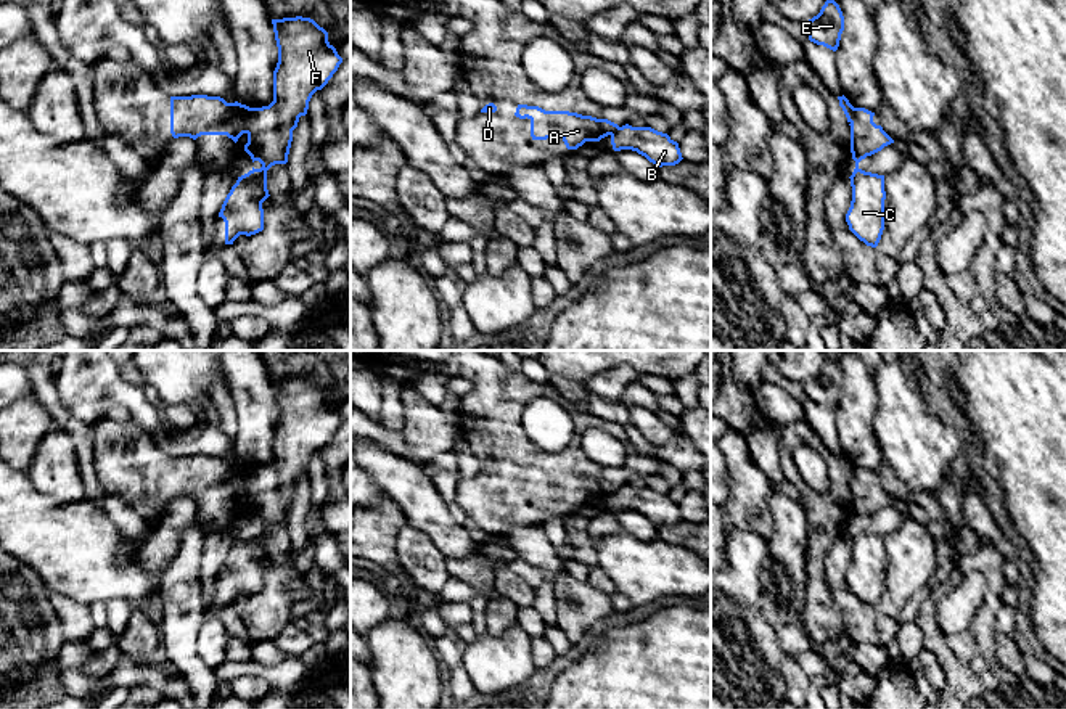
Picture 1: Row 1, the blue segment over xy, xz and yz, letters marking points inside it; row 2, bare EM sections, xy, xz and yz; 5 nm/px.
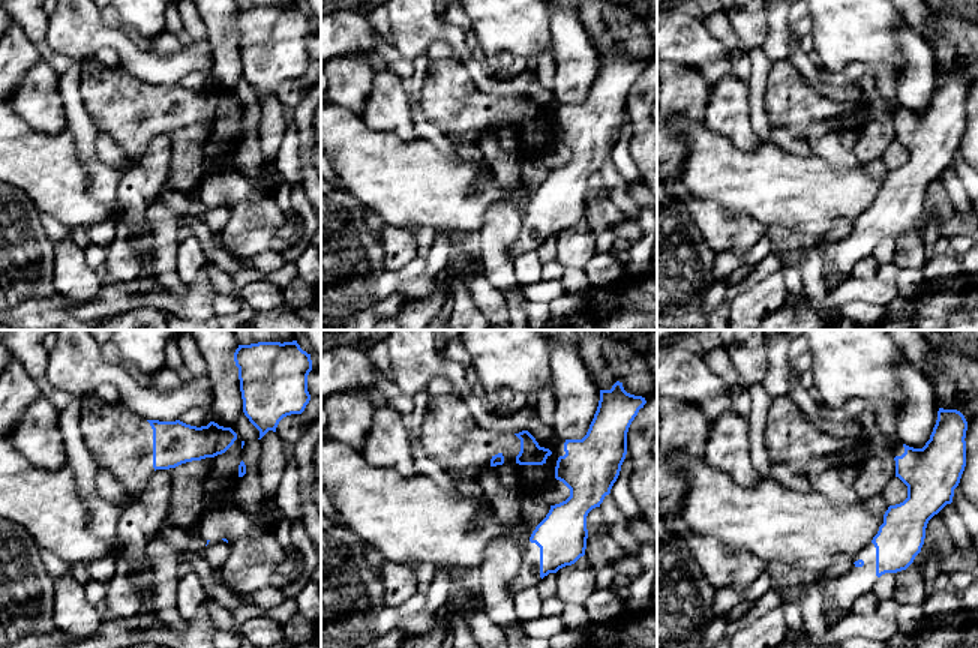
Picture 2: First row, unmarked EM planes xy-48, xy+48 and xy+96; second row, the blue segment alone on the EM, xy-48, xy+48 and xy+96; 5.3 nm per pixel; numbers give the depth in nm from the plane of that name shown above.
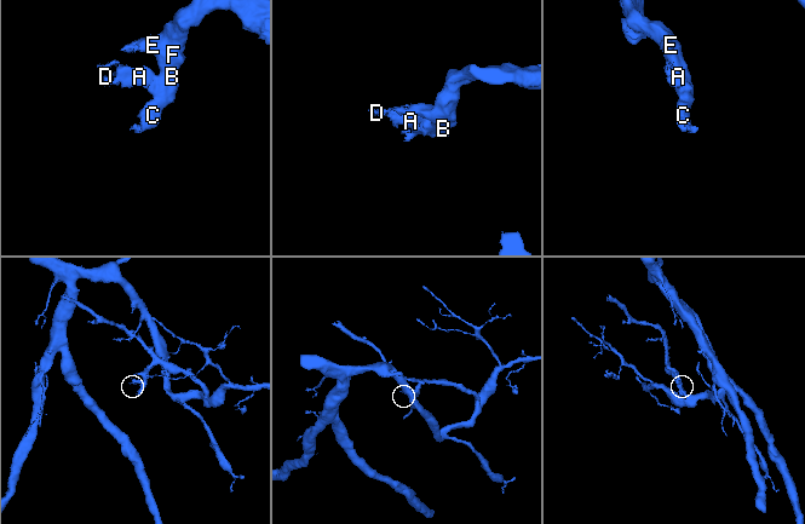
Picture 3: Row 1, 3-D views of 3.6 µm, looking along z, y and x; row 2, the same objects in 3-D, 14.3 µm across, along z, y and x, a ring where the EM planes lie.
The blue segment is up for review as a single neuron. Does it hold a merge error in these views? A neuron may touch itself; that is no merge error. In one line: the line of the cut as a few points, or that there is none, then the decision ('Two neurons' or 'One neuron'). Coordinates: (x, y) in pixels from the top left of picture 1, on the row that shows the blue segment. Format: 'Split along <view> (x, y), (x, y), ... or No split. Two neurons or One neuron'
Split along xy (254, 108), (251, 124), (245, 132). Two neurons

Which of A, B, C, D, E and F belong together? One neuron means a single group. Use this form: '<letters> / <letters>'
A D / B C E F

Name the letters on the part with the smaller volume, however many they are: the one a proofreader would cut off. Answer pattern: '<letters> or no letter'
A, D

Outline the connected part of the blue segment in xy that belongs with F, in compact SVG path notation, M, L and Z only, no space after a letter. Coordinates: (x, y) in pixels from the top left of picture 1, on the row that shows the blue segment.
M310 18L272 19L278 47L278 63L273 71L273 101L269 106L252 109L252 122L248 127L244 151L252 162L259 161L260 169L251 169L238 177L227 195L219 217L225 222L225 244L233 244L240 235L256 235L264 230L262 203L270 196L267 190L267 170L275 164L286 164L293 141L293 130L299 117L307 114L309 101L317 90L322 90L338 71L342 58L328 42L328 32Z

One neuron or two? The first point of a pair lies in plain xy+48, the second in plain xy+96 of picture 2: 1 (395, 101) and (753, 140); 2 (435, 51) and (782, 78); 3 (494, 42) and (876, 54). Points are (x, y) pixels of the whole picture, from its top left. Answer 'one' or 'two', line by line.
1: one
2: two
3: one

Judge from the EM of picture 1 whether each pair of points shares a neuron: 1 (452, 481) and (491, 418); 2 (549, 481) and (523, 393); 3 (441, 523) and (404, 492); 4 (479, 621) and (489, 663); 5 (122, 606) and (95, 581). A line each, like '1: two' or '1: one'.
1: two
2: one
3: one
4: two
5: two

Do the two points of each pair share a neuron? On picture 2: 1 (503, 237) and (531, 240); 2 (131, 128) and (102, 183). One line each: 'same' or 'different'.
1: different
2: different

